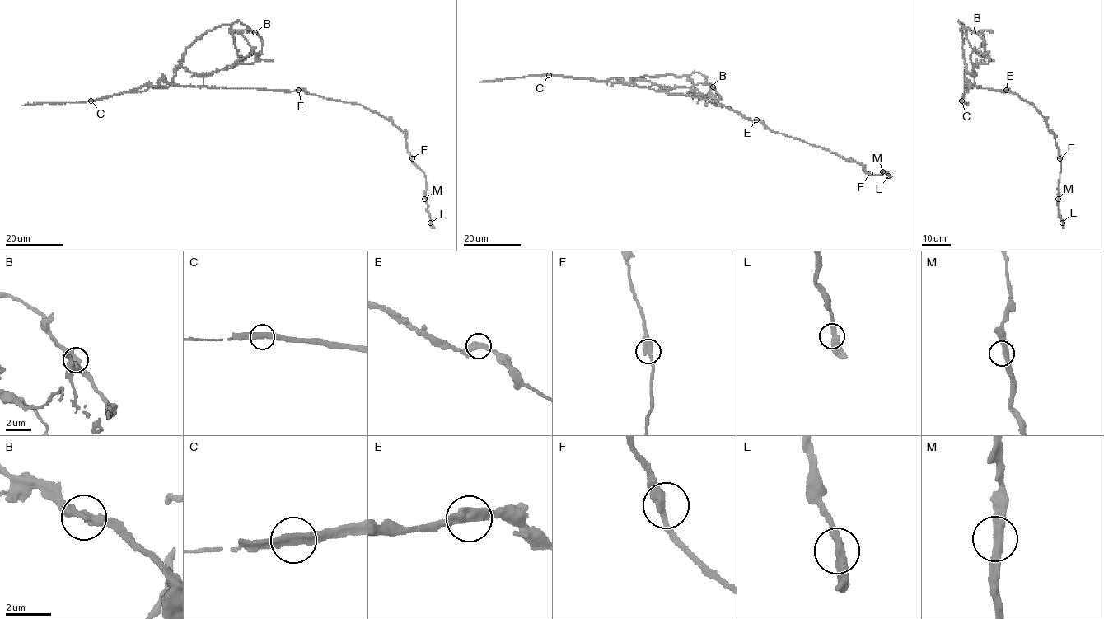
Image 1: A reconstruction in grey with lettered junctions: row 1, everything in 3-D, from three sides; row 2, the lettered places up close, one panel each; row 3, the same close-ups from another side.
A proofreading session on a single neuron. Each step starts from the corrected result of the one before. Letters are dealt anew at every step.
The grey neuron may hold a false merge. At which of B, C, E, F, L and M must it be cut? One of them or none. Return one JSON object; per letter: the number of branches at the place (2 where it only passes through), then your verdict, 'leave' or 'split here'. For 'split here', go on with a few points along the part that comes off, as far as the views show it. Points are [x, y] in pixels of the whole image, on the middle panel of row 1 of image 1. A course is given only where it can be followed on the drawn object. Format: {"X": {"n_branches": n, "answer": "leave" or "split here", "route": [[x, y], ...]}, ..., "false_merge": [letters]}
{"B": {"n_branches": 2, "answer": "leave"}, "C": {"n_branches": 2, "answer": "split here", "route": [[549, 75], [624, 82], [710, 100], [760, 120], [774, 131], [852, 159], [870, 174], [885, 171], [892, 175]]}, "E": {"n_branches": 2, "answer": "leave"}, "F": {"n_branches": 2, "answer": "leave"}, "L": {"n_branches": 2, "answer": "leave"}, "M": {"n_branches": 2, "answer": "leave"}, "false_merge": ["C"]}

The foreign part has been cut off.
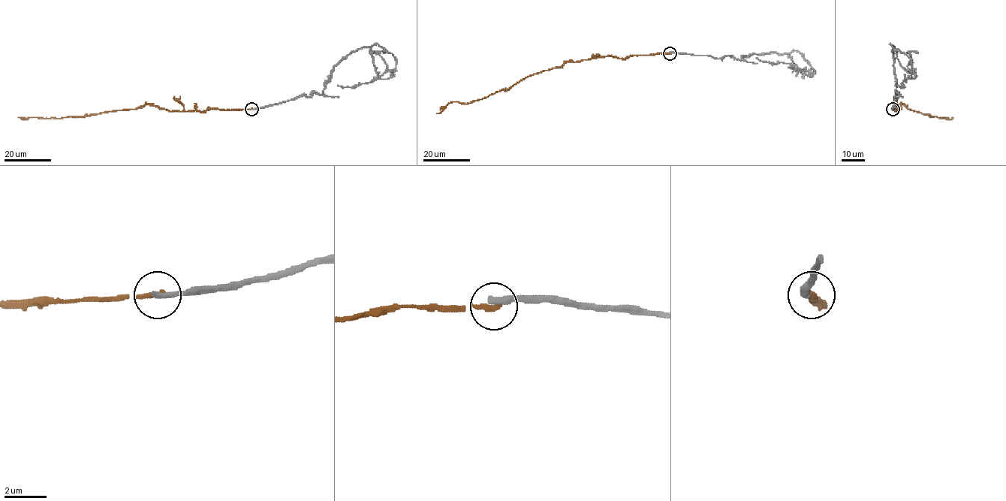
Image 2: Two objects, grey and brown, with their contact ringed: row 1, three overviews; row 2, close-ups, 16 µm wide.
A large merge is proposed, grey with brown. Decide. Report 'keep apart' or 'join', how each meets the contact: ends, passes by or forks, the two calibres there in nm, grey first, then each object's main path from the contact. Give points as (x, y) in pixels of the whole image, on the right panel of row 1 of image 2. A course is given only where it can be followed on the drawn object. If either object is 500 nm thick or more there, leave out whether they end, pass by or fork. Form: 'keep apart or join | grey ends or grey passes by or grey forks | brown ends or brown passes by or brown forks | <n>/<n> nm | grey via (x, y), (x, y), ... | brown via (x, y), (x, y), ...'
keep apart | grey ends | brown ends | 300/260 nm | grey via (893, 109), (895, 94), (899, 94), (890, 44), (912, 64), (902, 86), (897, 85) | brown via (893, 109), (898, 111), (896, 111), (903, 104), (909, 110), (930, 116), (953, 117)

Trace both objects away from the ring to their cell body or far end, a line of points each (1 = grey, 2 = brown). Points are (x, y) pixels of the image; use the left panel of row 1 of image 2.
1: (251, 109), (322, 94), (334, 66), (362, 47), (379, 44), (396, 58), (395, 70), (370, 82), (337, 85)
2: (251, 109), (171, 111), (146, 104), (141, 107), (81, 116), (18, 117)

